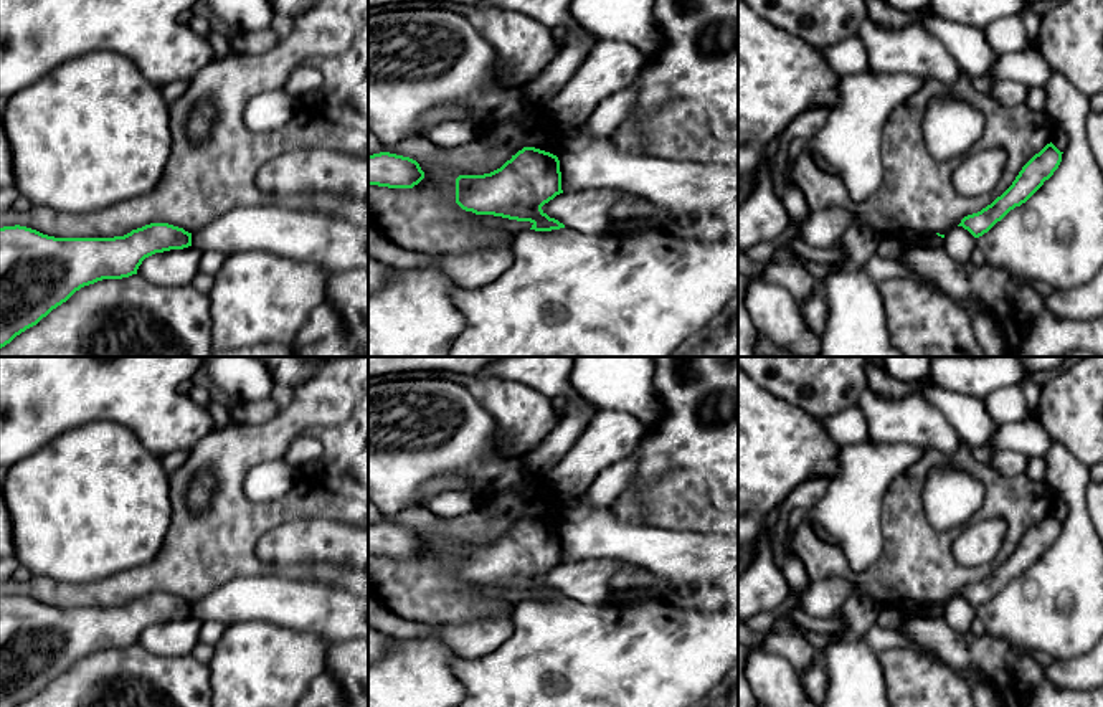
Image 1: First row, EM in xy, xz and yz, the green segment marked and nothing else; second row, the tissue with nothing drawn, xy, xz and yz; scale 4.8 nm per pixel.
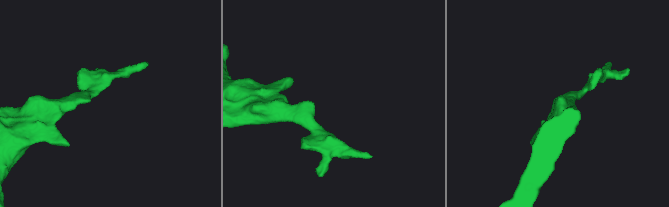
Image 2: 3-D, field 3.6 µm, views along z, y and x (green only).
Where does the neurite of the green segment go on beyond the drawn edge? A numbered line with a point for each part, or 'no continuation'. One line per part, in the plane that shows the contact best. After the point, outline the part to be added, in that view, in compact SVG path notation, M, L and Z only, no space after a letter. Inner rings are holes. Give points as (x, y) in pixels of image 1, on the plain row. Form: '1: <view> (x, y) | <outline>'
no continuation

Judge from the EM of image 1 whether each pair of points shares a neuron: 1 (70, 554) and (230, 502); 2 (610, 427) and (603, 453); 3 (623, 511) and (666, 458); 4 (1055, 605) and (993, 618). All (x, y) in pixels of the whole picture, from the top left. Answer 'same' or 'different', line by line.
1: different
2: same
3: same
4: same

